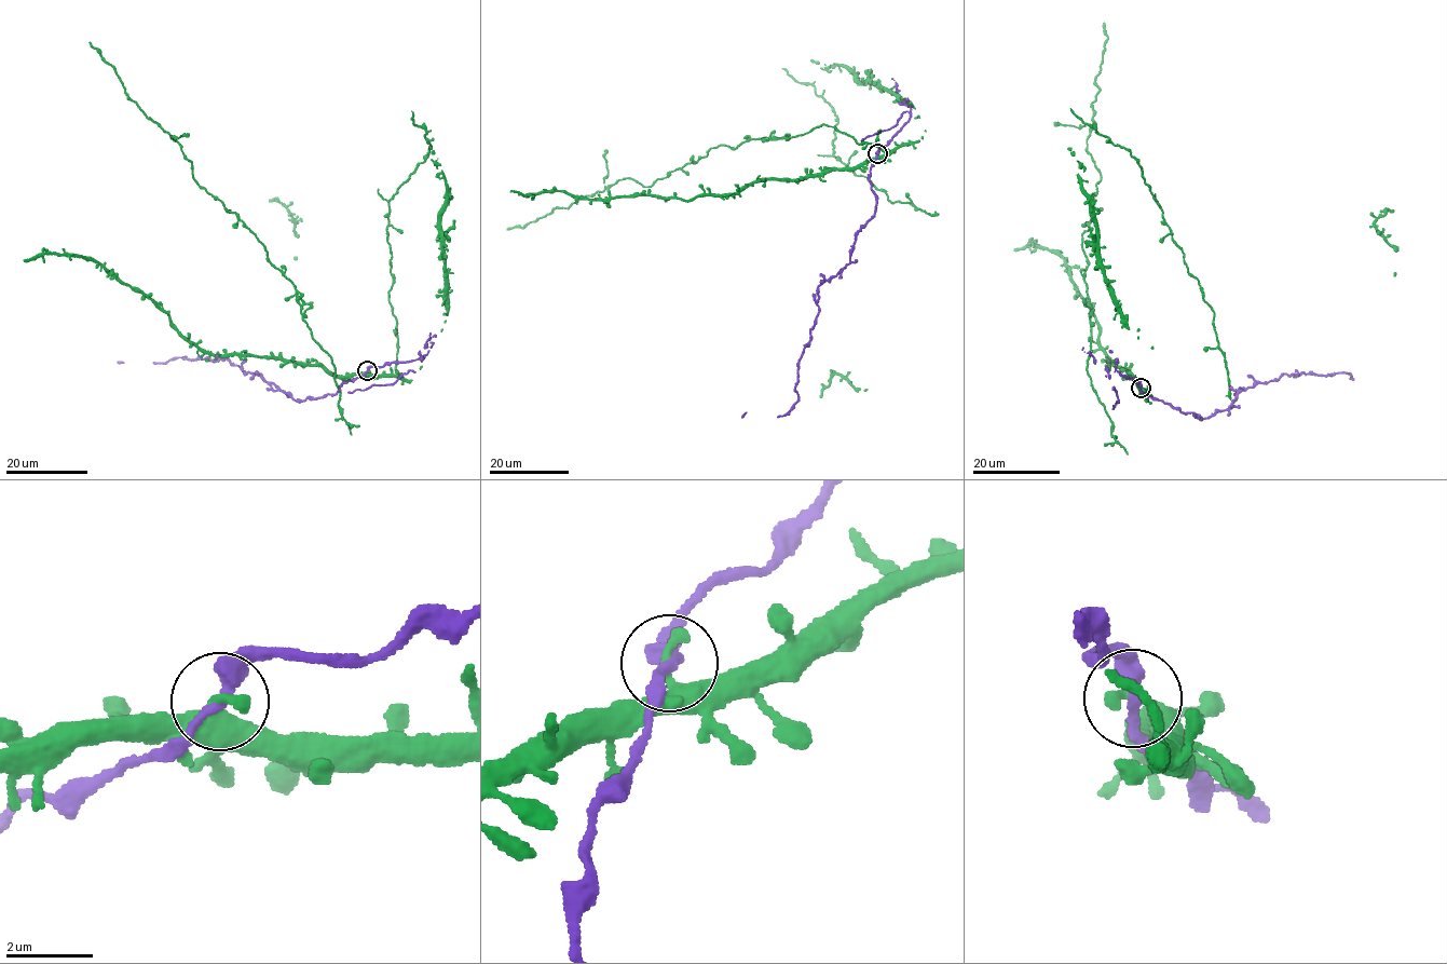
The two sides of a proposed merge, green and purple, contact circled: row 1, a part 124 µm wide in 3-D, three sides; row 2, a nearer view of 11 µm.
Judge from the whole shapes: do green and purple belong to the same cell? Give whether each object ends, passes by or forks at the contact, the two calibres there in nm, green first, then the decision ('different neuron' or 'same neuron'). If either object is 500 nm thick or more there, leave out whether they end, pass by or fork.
green ends | purple passes by | 400/300 nm | different neuron

